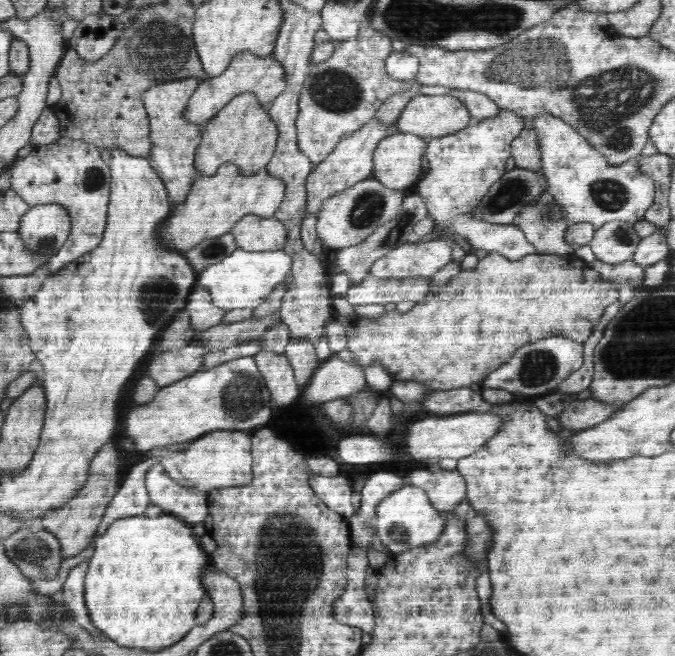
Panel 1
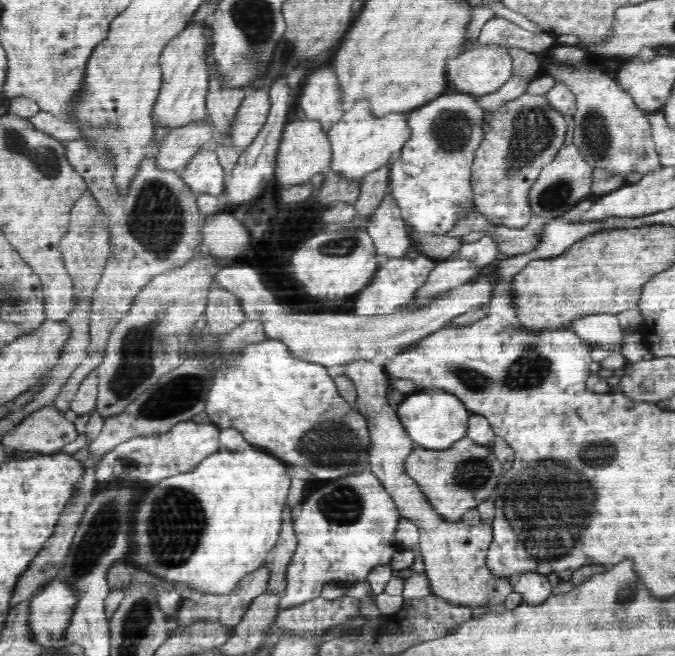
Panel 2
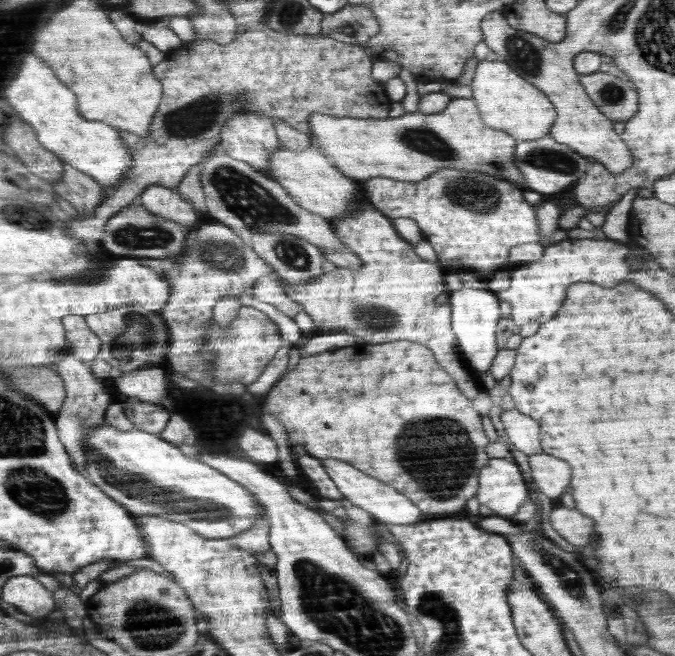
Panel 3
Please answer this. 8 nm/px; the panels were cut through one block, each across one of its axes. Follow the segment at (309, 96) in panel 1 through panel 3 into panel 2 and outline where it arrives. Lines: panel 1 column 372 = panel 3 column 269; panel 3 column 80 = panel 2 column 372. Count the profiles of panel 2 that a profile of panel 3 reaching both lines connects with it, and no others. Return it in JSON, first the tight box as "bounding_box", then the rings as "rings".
{"bounding_box":[366,189,412,258],"rings":[[[389,189],[380,206],[369,217],[366,230],[373,238],[377,254],[402,258],[412,246],[410,232],[399,206],[389,196]]]}

